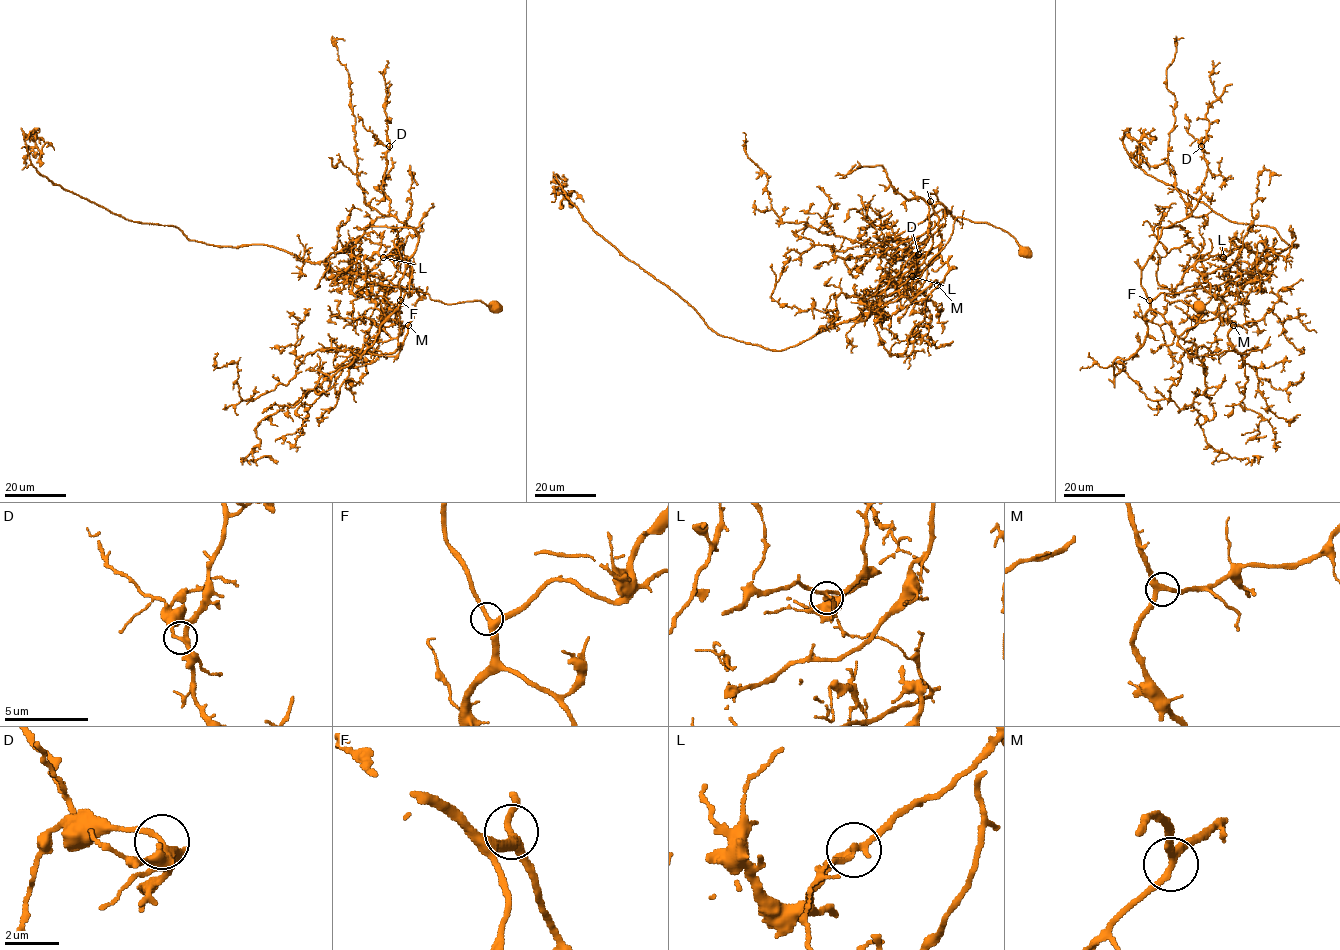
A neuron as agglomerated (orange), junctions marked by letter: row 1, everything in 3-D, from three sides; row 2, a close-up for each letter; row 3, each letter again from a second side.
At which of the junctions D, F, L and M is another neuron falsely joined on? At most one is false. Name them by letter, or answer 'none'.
L

